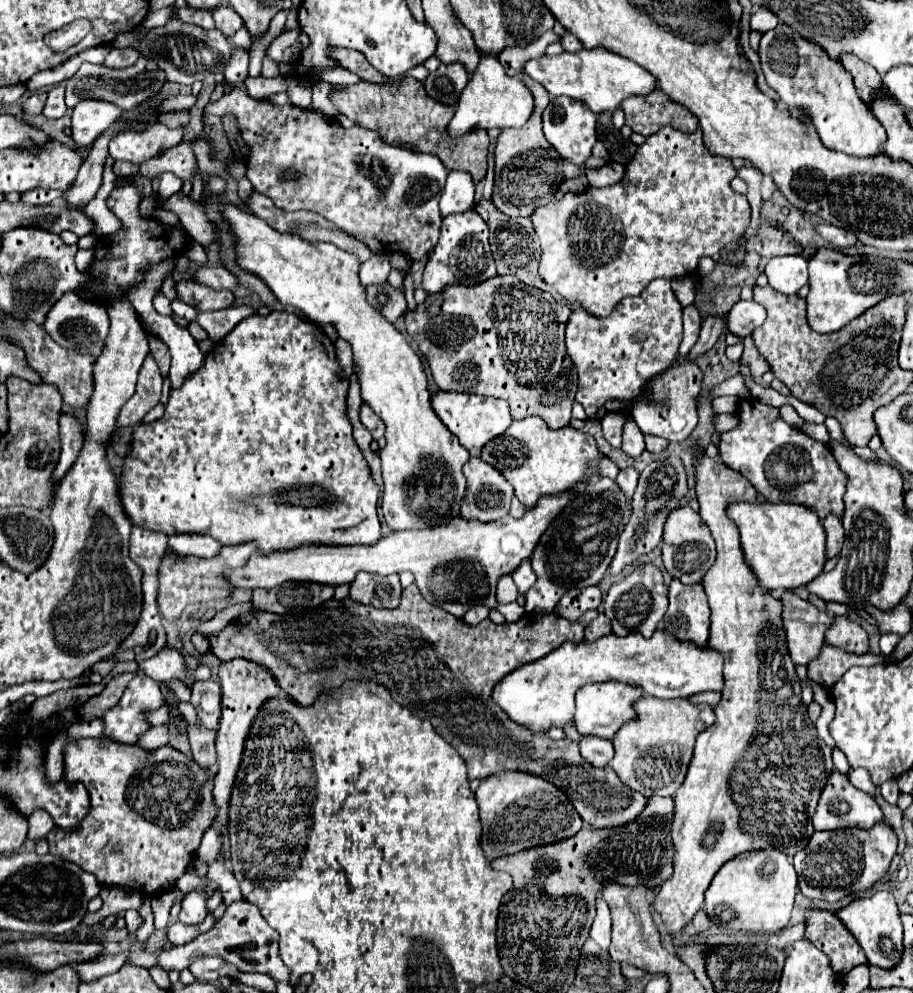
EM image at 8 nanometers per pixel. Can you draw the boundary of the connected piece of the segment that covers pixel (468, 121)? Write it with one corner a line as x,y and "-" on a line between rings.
484,54
480,58
480,66
472,74
468,86
464,88
460,100
458,100
458,110
448,126
448,132
452,136
464,136
468,130
474,128
520,128
526,124
534,110
534,96
526,88
526,84
520,78
512,78
504,72
502,64
492,56

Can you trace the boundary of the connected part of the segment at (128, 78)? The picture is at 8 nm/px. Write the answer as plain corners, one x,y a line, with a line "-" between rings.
140,56
134,66
128,66
124,70
112,70
96,64
82,64
82,68
66,82
66,106
74,108
76,102
80,102
80,98
108,98
110,102
116,102
116,106
124,110
134,110
144,100
158,94
164,82
166,82
164,70
160,70
158,62
150,56

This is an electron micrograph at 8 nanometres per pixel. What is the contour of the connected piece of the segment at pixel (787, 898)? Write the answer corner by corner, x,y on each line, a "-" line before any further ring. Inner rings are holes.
766,848
748,850
726,862
706,890
704,910
710,922
720,929
717,936
744,936
742,932
778,932
782,930
792,912
798,890
798,875
786,854

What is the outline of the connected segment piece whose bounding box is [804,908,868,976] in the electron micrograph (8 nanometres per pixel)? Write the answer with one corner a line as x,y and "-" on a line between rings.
808,908
804,916
806,916
804,938
830,958
830,968
836,974
844,976
852,968
868,964
856,938
852,938
852,934
844,930
844,924
838,922
838,918
832,912

